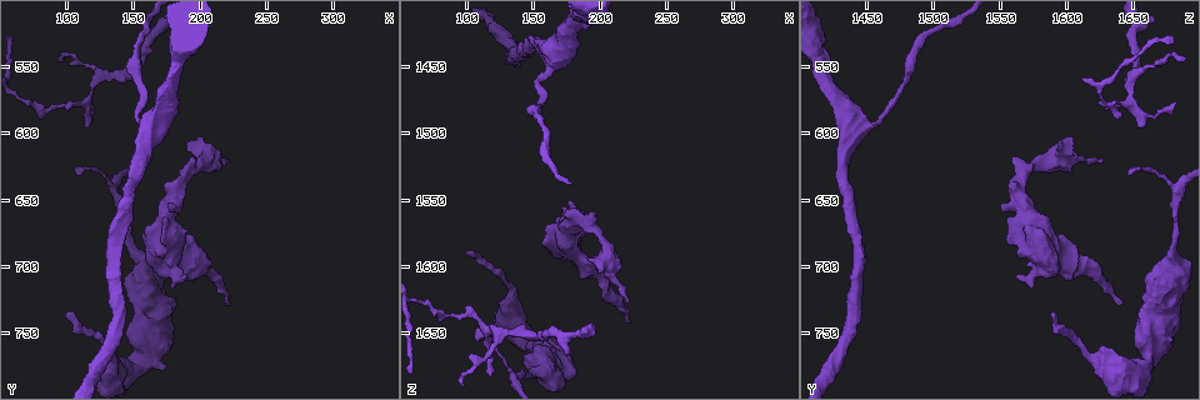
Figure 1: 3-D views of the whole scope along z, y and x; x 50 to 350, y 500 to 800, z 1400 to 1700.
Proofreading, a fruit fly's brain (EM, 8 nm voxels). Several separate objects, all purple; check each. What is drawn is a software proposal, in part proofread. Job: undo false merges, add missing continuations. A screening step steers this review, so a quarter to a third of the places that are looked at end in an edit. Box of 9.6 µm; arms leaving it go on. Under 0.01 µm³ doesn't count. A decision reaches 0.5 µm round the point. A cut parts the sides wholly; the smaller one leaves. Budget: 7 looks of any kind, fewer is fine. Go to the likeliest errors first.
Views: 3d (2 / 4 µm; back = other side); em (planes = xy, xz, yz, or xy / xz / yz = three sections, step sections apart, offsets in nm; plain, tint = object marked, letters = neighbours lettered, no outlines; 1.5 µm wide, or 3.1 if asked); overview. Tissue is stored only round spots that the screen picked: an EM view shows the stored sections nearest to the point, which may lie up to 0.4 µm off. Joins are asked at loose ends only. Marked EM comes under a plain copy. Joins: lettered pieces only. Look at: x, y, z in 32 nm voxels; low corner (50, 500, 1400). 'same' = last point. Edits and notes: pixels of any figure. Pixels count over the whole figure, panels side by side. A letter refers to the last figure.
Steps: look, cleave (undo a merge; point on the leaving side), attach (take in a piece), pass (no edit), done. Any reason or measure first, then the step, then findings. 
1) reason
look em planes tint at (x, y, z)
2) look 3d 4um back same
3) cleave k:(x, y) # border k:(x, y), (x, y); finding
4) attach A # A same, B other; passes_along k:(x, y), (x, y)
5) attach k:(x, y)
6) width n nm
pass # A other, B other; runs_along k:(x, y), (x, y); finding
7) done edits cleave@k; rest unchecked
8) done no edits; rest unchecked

look em xy step 8 letters at (118, 576, 1682)

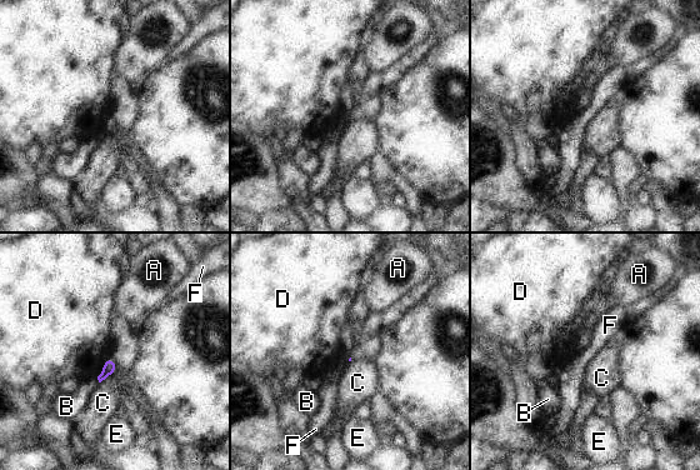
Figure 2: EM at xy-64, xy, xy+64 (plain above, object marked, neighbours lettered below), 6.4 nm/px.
another direction
look em planes letters same

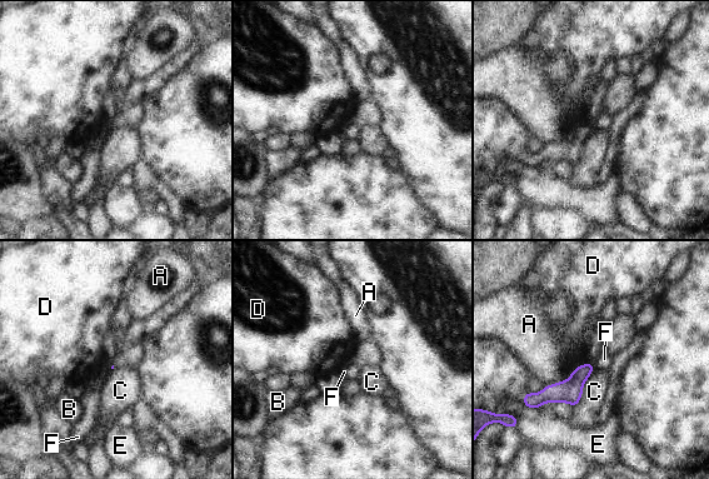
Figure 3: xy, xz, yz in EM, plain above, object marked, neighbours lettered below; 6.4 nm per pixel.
pass # A other, B other, C other, D other, E other, F other; border 3:(589, 362), (577, 365), (570, 372); none of them fits

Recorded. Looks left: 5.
abrupt turn
look 3d 4um at (154, 588, 1462)

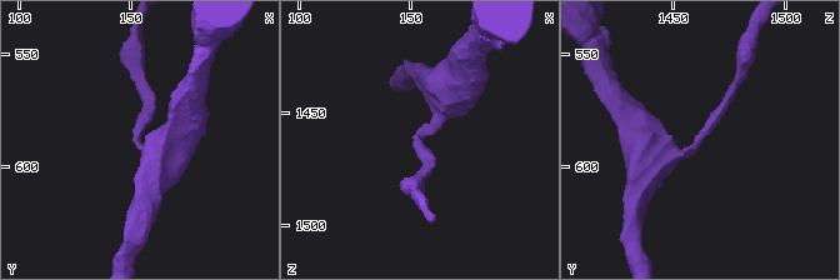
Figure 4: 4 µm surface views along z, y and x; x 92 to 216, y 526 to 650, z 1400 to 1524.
look em planes letters at (152, 589, 1461)

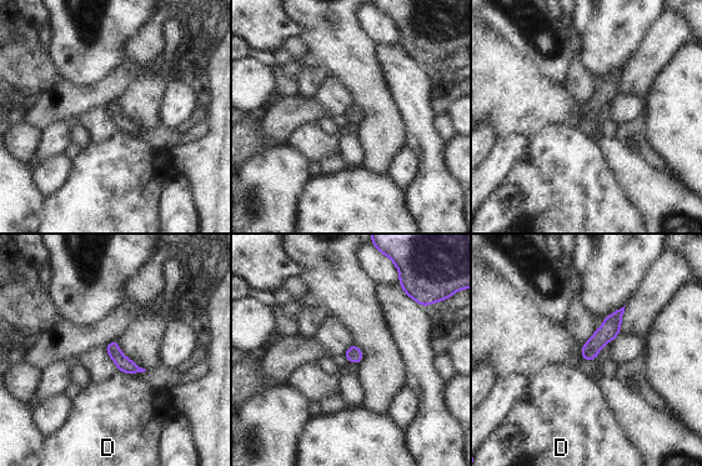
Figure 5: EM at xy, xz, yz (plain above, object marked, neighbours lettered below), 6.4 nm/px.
pass # D other; continuous, no second neuron

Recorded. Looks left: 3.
look em yz step 8 letters at (136, 642, 1682)

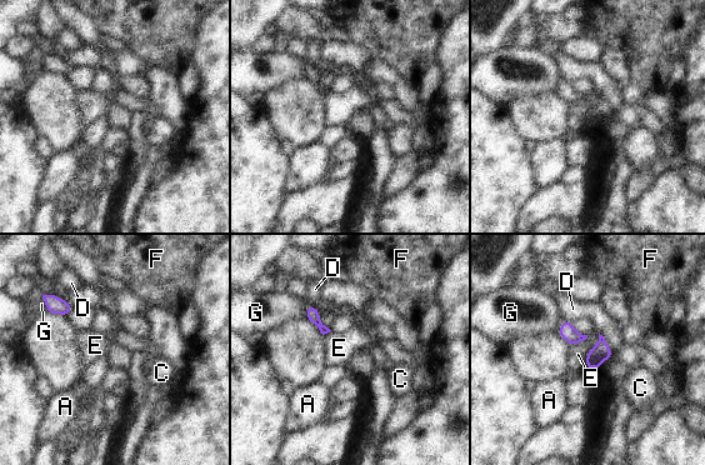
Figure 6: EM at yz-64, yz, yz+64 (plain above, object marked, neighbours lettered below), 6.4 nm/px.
width 120 nm
pass # A other, C other, D other, E other, F other, G other; all the same neuron

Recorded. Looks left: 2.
done no edits; rest unchecked

